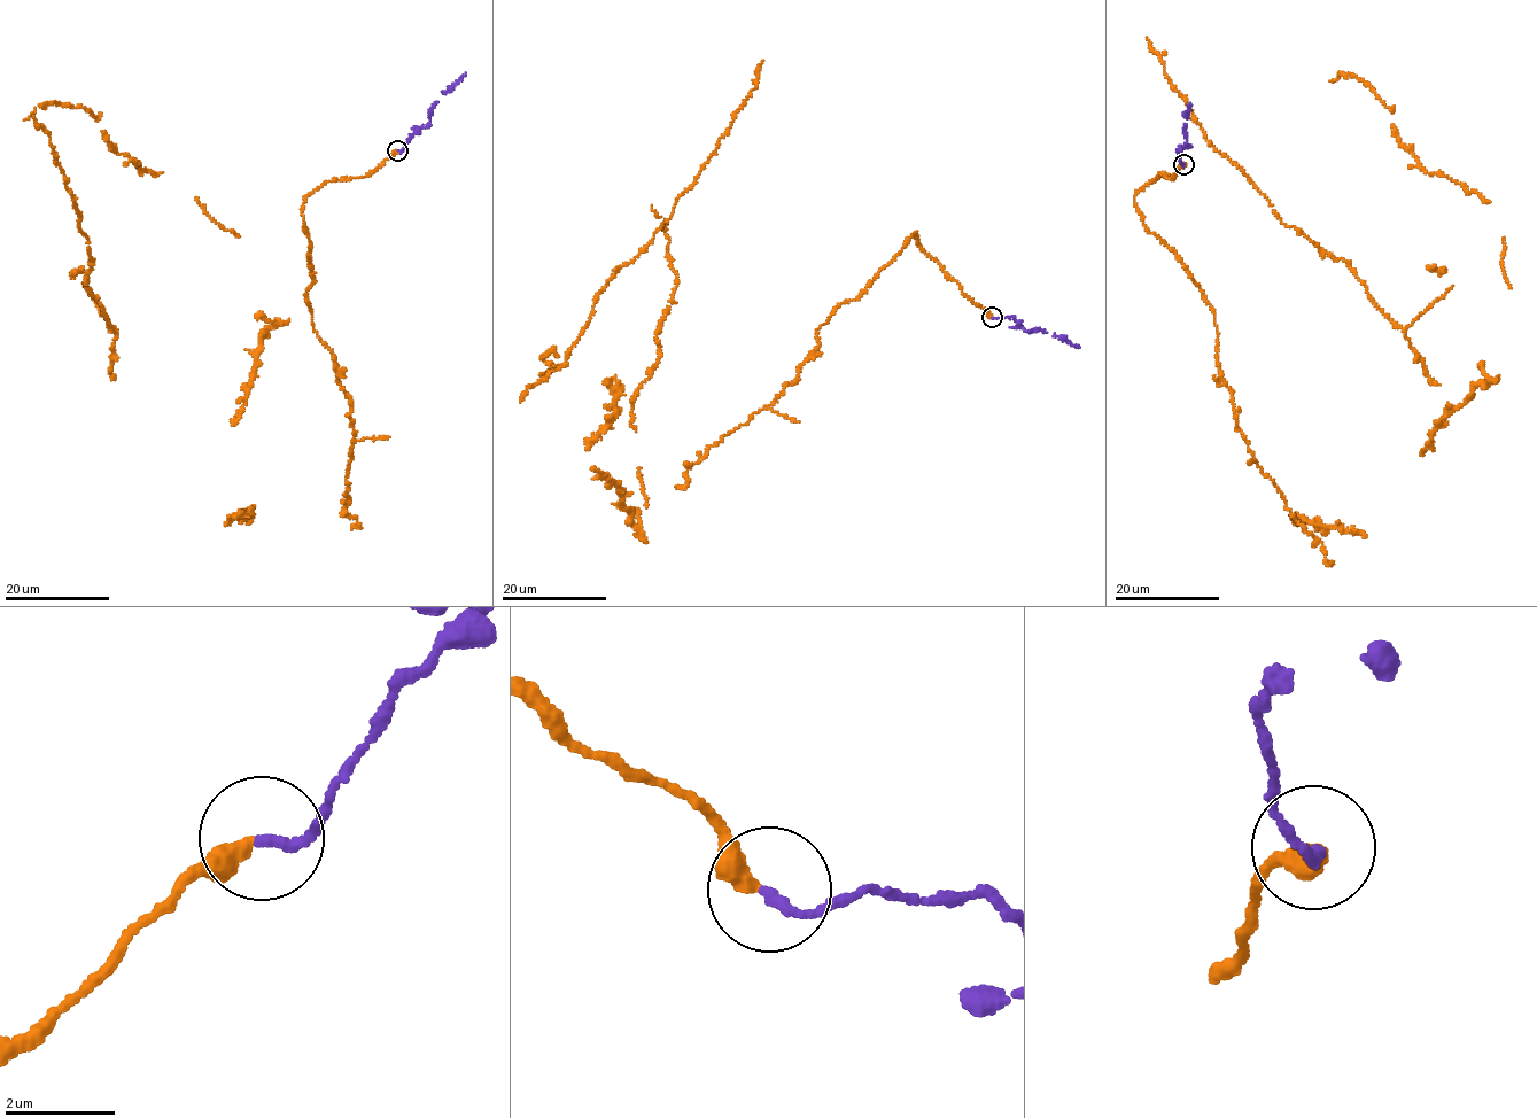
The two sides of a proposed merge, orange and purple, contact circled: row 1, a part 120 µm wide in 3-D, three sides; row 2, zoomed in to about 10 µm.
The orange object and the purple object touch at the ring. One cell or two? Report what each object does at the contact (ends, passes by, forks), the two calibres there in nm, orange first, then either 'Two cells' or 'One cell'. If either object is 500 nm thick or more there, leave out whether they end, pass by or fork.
At the ring orange ends. At the ring purple ends. Thickness 380 nm (orange) against 180 nm. One cell

